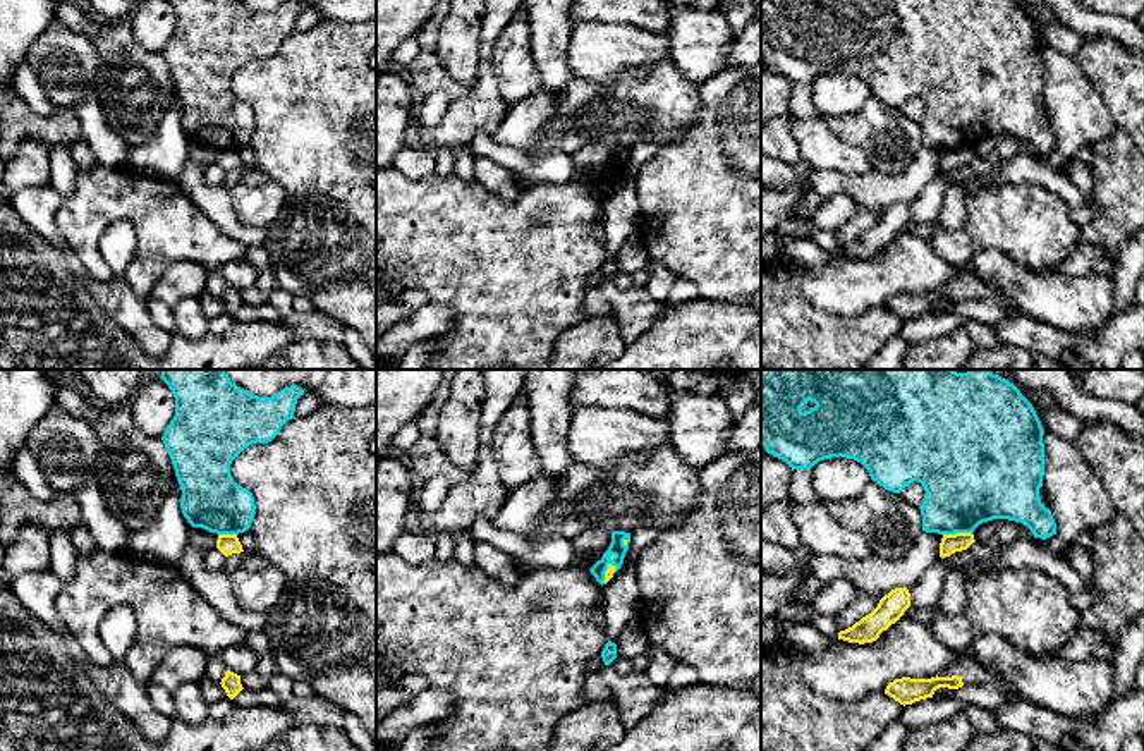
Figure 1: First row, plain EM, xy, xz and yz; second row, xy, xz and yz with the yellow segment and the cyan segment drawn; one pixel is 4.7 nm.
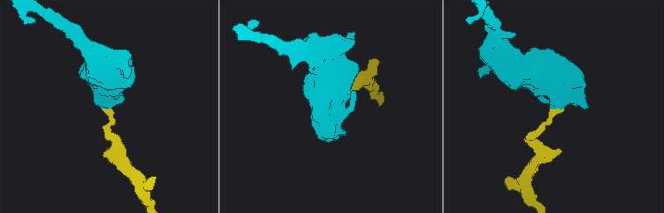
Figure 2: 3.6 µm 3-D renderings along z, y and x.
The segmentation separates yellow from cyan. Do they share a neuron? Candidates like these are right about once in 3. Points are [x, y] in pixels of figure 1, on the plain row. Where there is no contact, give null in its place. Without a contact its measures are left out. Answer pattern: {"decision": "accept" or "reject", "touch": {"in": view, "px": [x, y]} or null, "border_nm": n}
{"decision": "reject", "touch": {"in": "yz", "px": [957, 148]}, "border_nm": 140}

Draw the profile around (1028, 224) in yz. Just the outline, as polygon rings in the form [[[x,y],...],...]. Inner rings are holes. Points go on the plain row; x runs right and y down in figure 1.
[[[1031,182],[988,186],[969,192],[967,222],[960,230],[934,227],[928,239],[933,251],[955,266],[971,261],[977,253],[996,249],[1029,270],[1062,265],[1080,241],[1080,229],[1070,218],[1068,206],[1055,194]]]

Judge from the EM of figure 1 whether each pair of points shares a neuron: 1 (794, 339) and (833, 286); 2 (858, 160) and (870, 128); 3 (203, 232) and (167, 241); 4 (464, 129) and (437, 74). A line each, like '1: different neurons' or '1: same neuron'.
1: different neurons
2: different neurons
3: same neuron
4: same neuron

